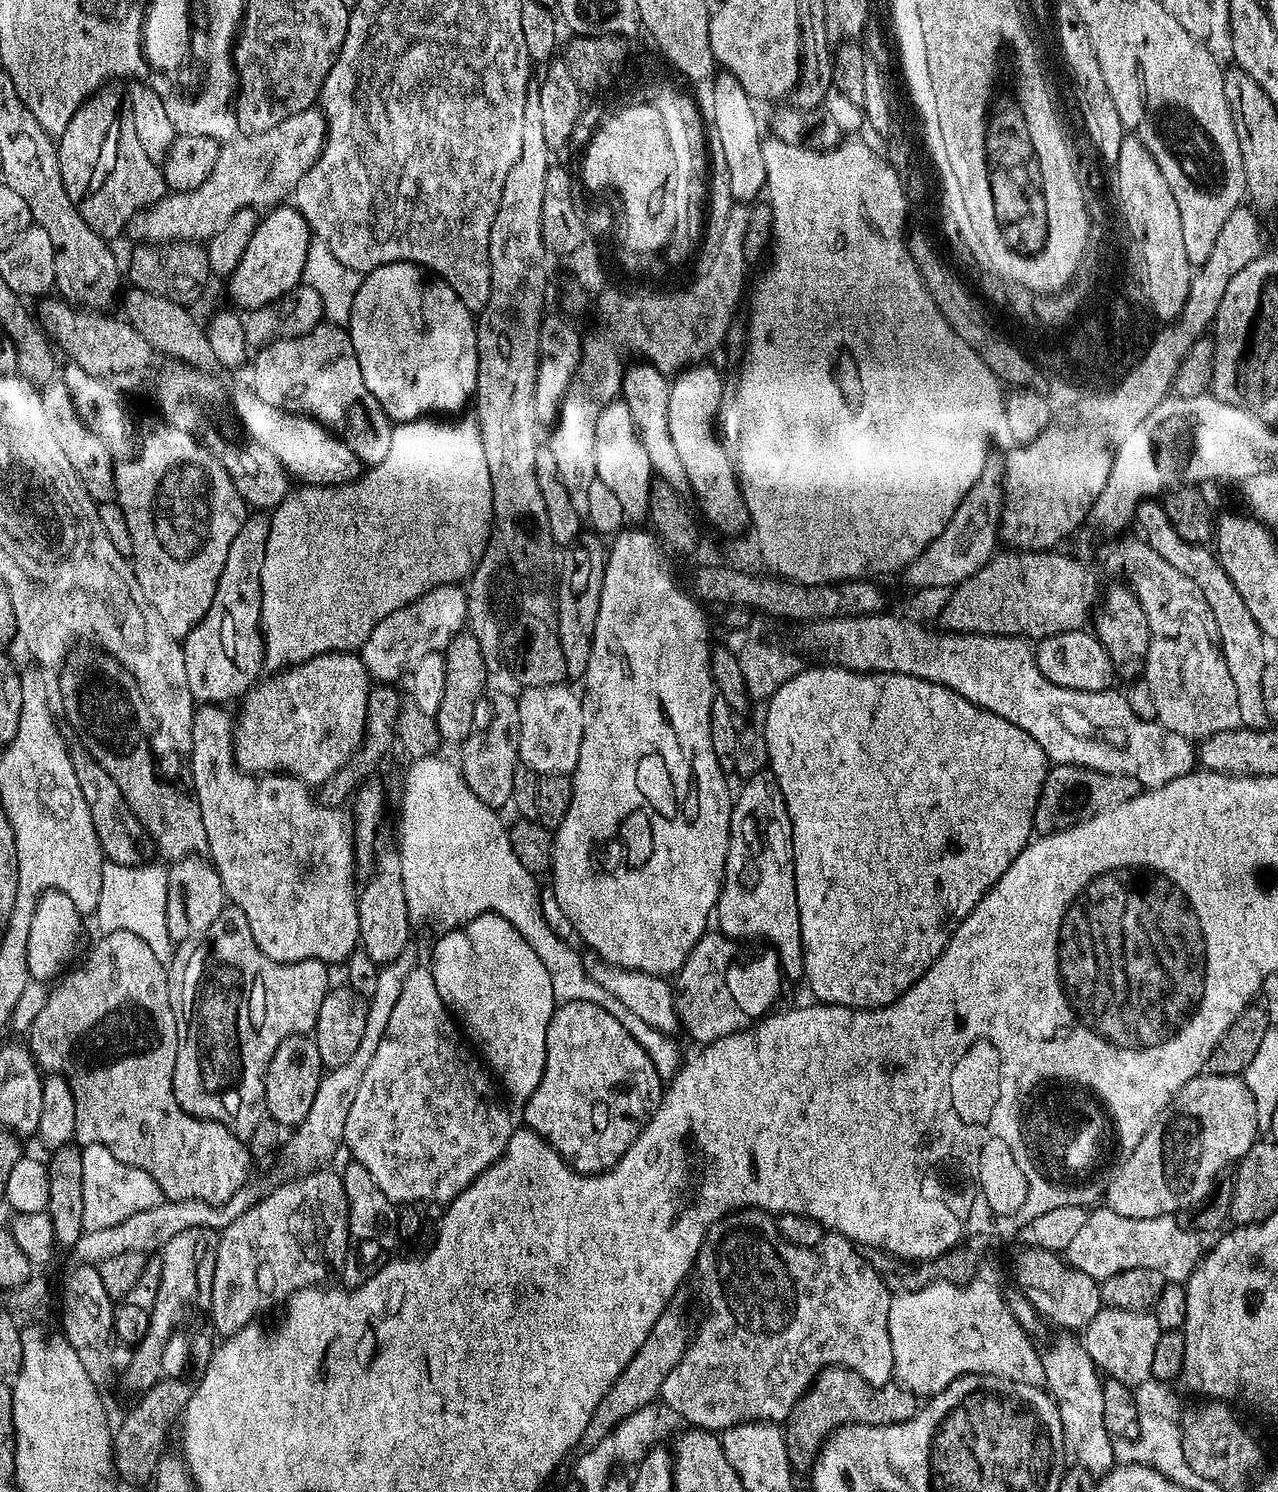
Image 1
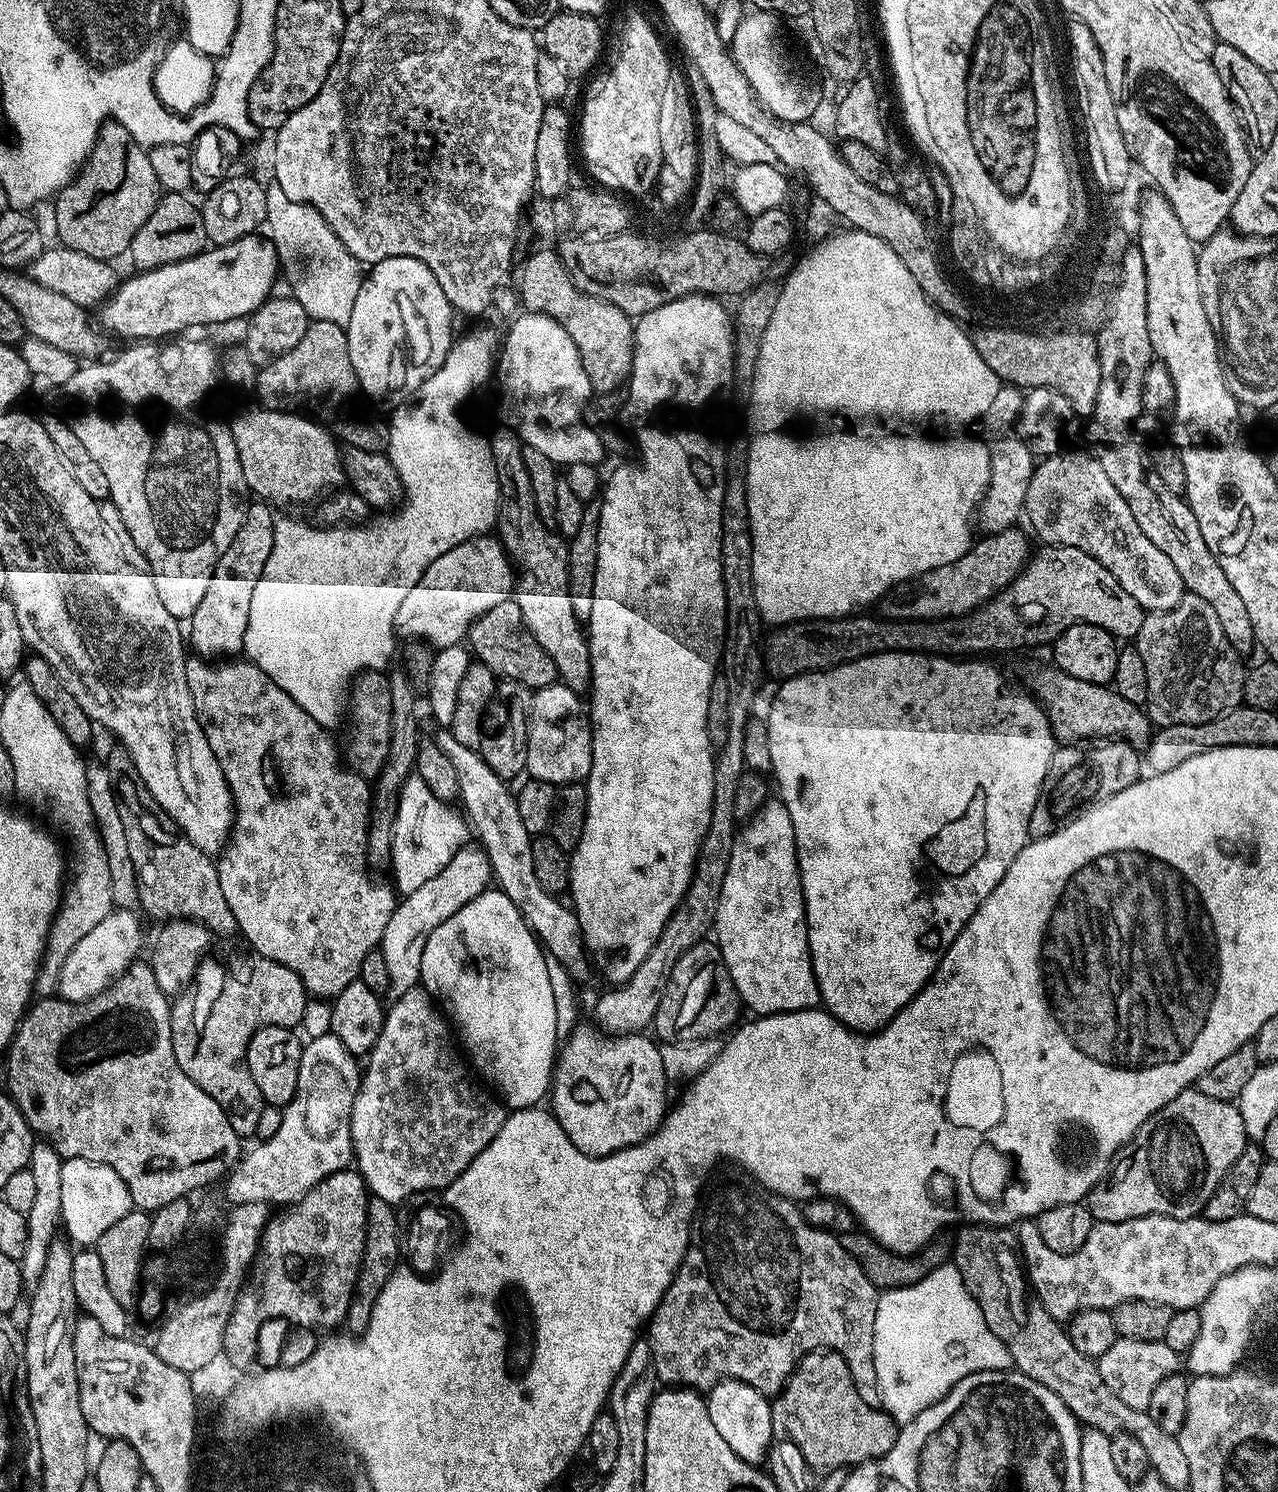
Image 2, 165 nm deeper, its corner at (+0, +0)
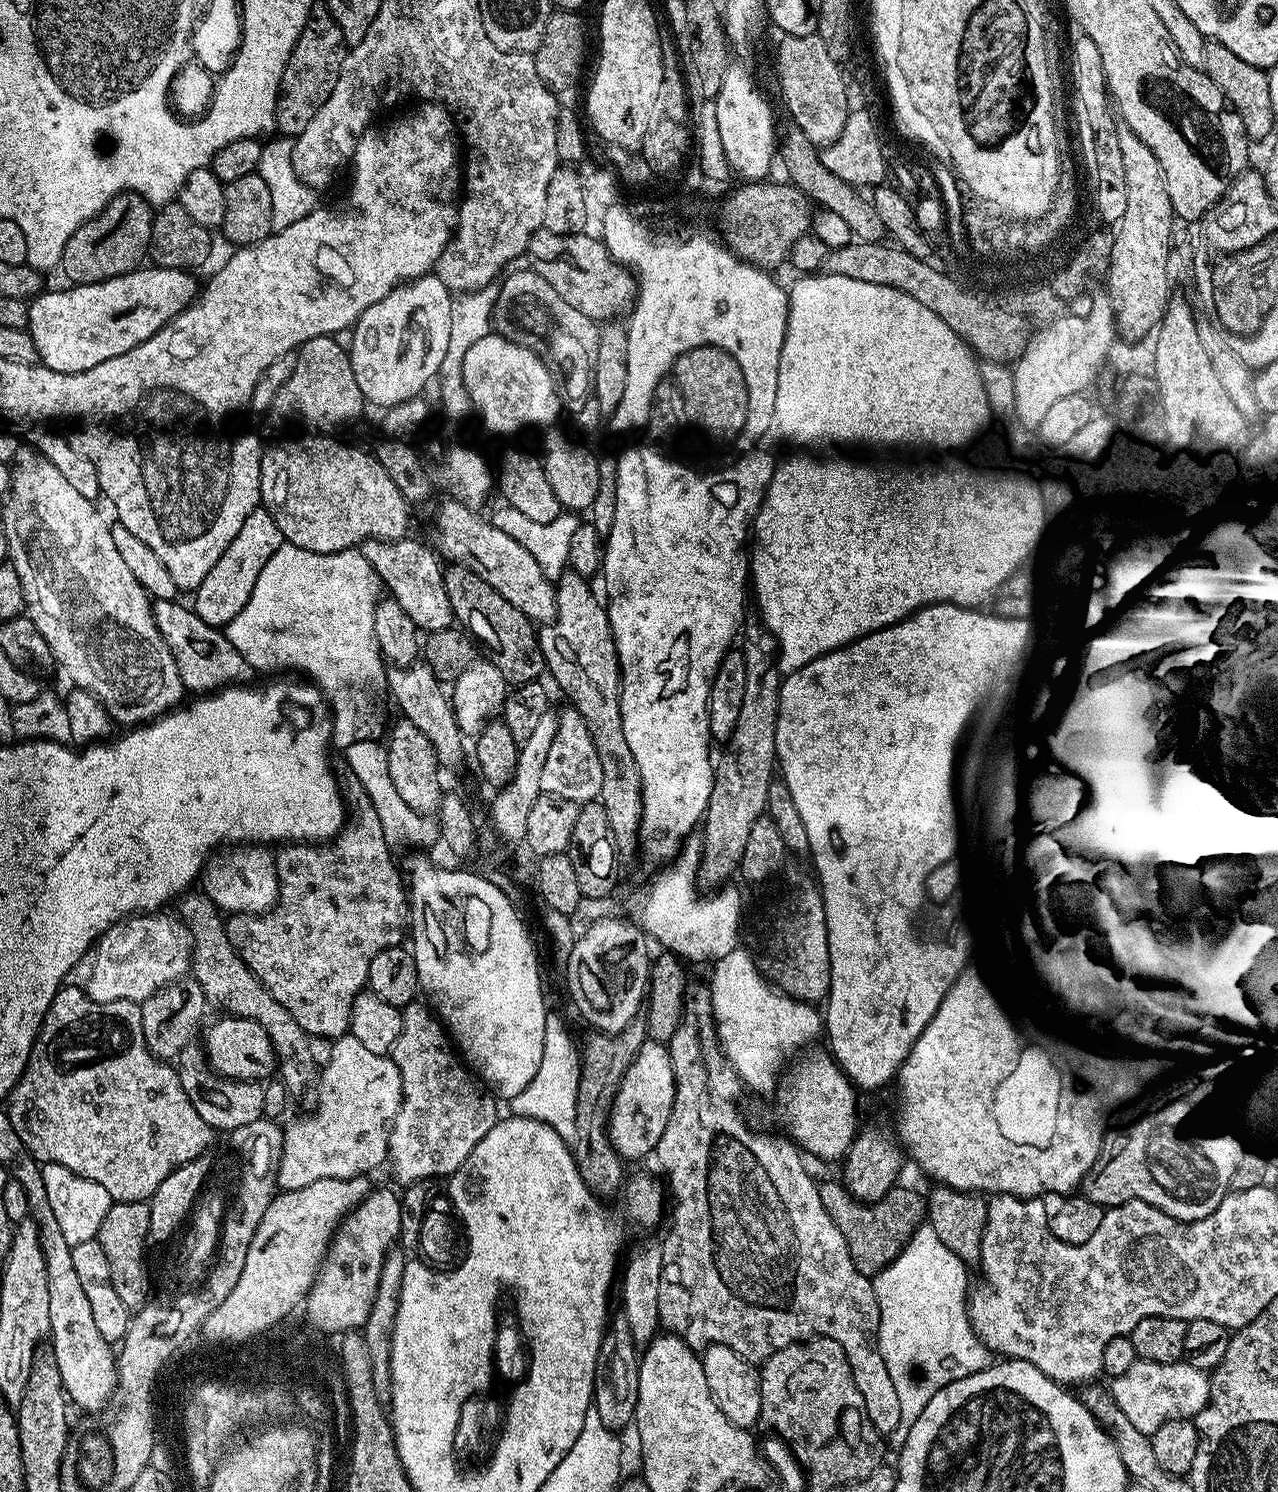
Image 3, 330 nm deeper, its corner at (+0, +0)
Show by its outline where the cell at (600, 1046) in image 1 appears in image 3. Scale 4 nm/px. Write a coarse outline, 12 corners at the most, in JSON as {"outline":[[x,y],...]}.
{"outline":[[667,1043],[635,1049],[607,1133],[625,1161],[655,1153],[676,1098]]}

